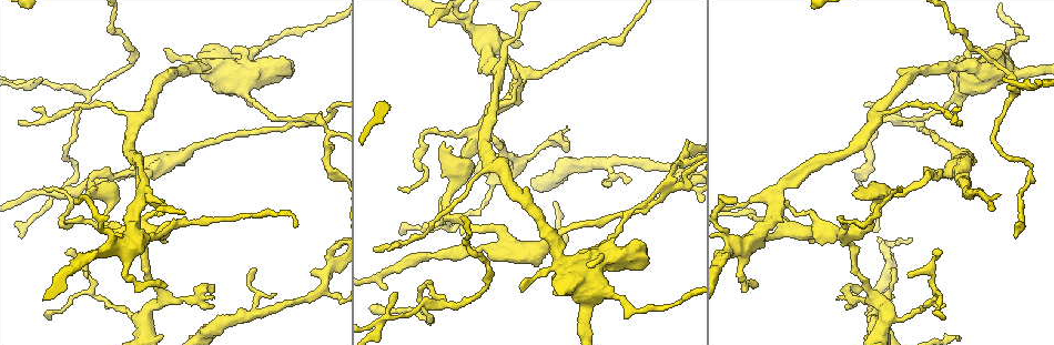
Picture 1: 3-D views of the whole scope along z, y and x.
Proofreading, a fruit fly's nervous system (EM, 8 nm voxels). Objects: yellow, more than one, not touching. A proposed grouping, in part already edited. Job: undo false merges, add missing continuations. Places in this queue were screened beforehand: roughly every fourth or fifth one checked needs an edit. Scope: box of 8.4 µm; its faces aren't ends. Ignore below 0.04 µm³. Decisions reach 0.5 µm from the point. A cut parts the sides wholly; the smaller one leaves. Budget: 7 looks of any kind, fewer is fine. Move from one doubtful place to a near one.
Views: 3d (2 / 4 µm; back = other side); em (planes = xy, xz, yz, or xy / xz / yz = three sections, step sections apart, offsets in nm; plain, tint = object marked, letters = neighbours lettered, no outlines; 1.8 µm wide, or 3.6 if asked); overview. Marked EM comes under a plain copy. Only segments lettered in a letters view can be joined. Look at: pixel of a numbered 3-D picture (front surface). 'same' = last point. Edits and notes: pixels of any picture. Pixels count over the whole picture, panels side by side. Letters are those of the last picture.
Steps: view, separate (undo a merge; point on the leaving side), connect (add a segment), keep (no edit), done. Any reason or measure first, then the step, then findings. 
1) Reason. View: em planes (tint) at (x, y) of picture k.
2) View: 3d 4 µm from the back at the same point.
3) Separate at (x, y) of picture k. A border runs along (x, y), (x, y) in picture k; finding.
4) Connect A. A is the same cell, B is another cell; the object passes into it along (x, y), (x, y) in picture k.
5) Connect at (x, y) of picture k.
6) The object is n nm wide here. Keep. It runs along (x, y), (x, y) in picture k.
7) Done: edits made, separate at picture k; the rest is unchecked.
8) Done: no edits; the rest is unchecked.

Thin end. View: em yz step 16 (letters) at (519, 44) of picture 1.

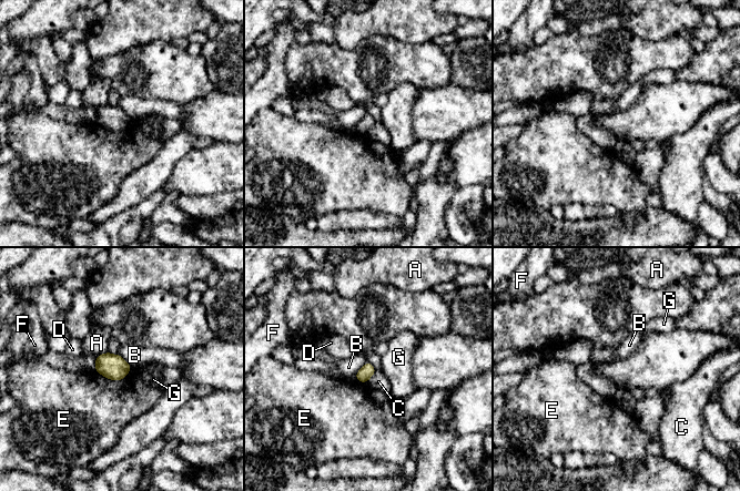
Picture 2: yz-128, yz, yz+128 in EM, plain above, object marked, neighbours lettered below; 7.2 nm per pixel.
View: em planes (letters) at the same point.

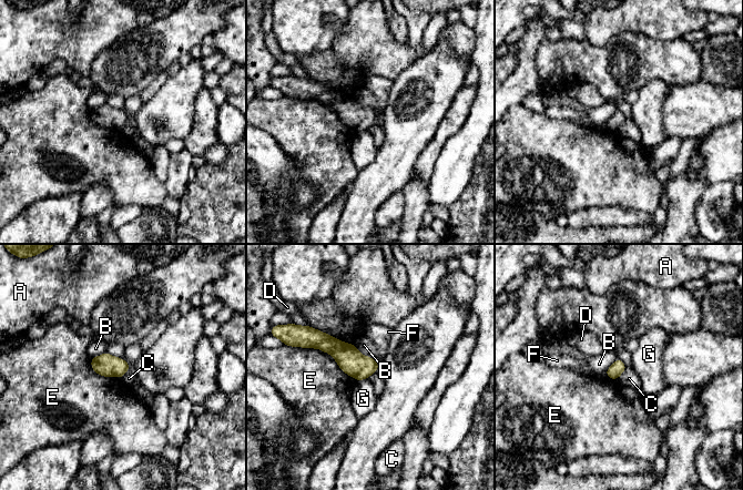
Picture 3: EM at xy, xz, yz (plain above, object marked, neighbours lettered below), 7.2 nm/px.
Keep. A, B, C, D, E, F and G are other cells; it runs along (308, 345), (375, 366) in picture 3; none of them fits.

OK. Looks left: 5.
Sudden change in width. View: em xy step 16 (tint) at (958, 99) of picture 1.

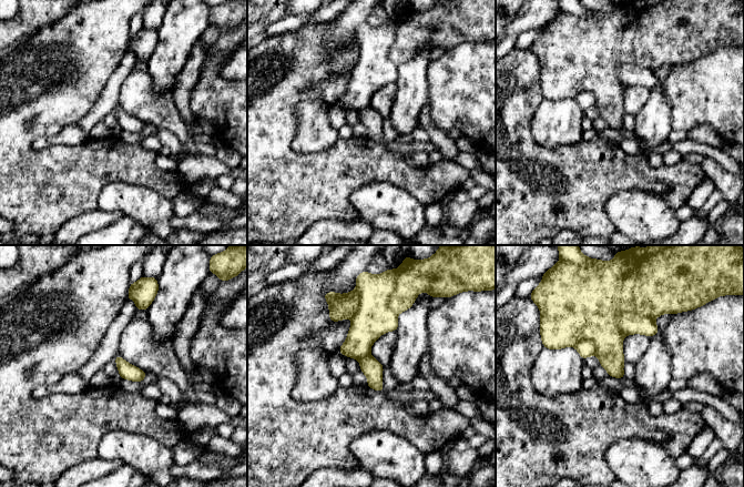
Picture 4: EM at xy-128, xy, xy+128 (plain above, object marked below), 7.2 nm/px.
View: em planes (tint) at the same point.

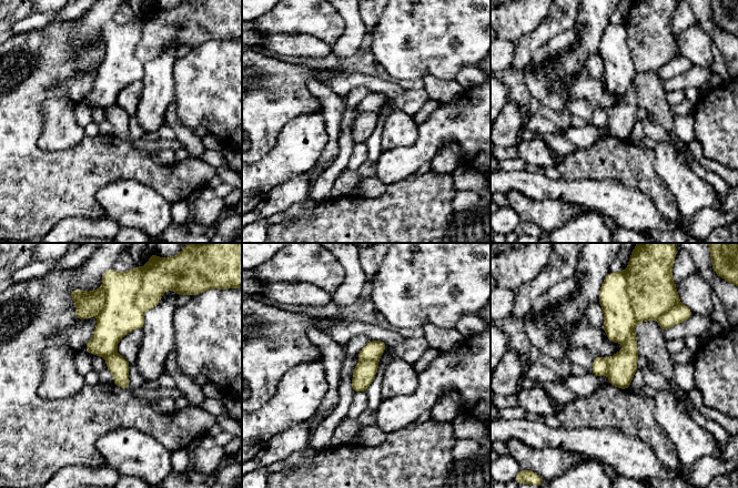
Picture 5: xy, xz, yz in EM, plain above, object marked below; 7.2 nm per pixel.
View: em planes (letters) at the same point.

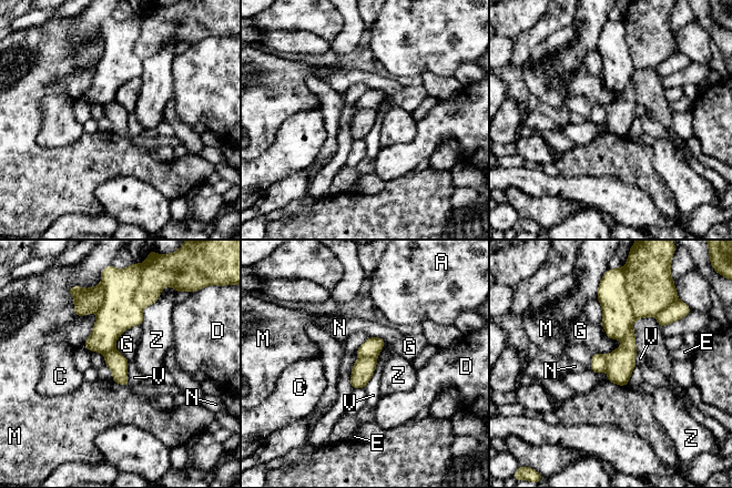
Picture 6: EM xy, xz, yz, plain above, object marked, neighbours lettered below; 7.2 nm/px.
The longest contact is with M, 340 nm. Separate at (618, 318) of picture 6. A, C, D, E, G, M, N, V and Z are other cells; a border runs along (623, 287), (636, 319) in picture 6; a second neuron is stuck on.

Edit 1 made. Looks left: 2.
Sharp bend. View: em planes (letters) at (442, 208) of picture 1.

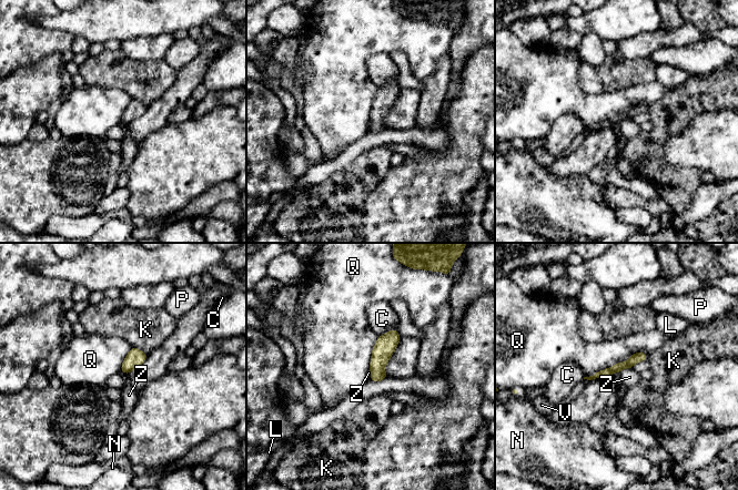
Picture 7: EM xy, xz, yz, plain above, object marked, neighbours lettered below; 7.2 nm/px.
Keep. C, K, L, N, P, Q, V and Z are other cells; a border runs along (647, 355), (634, 353), (584, 377) in picture 7; all the same neuron.

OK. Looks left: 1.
Done: edits made, separate at picture 6; the rest is unchecked.

